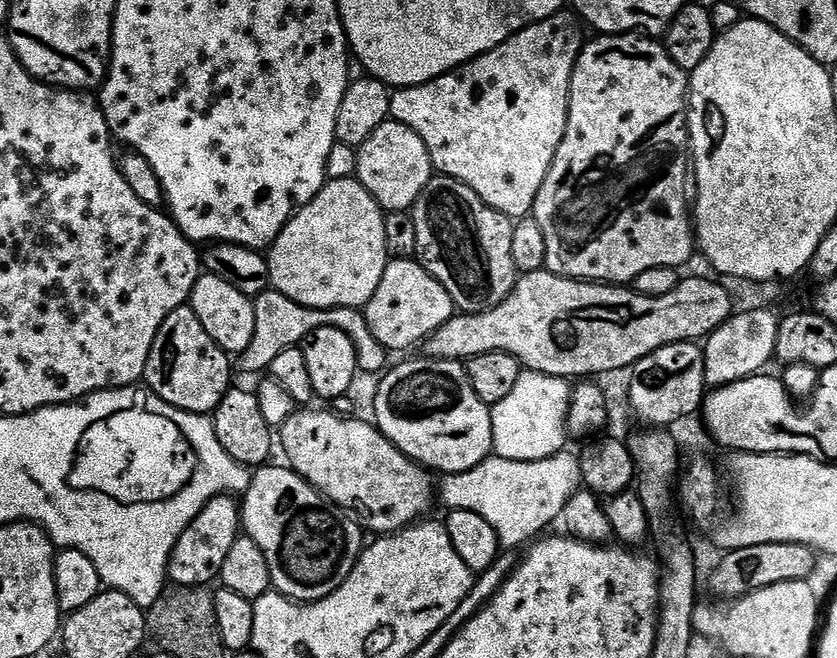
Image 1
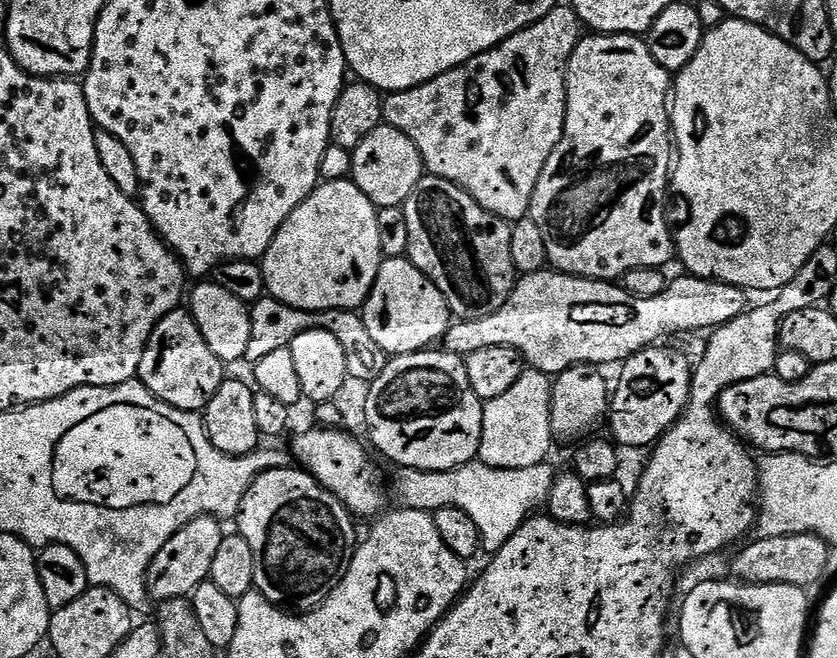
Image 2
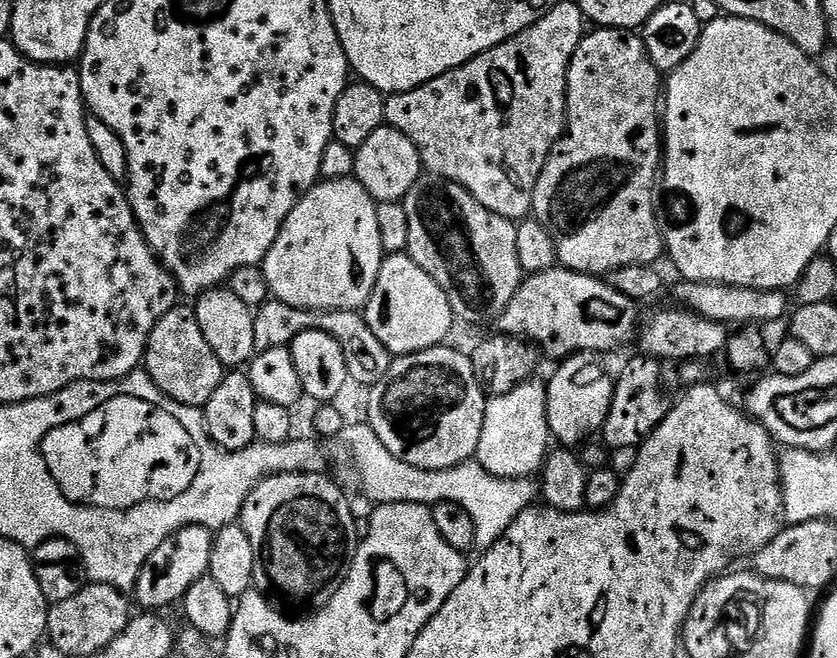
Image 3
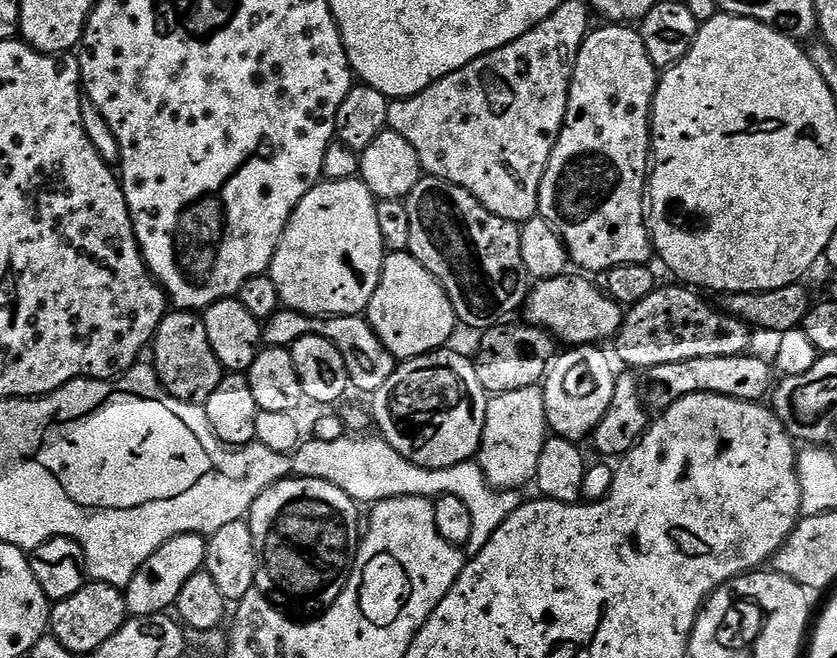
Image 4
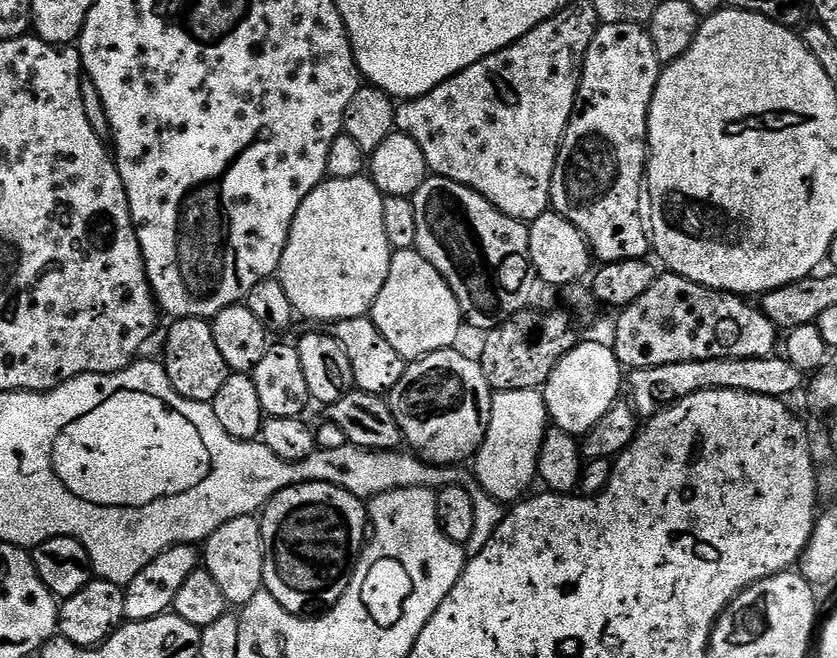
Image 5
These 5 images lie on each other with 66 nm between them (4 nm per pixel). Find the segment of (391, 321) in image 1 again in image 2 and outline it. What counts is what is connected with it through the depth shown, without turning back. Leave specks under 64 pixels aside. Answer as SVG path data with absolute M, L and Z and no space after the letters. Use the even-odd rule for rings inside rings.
M388 258L376 275L368 299L362 305L367 339L373 340L381 353L389 357L405 356L433 347L448 333L448 304L444 296L408 261L408 258Z

